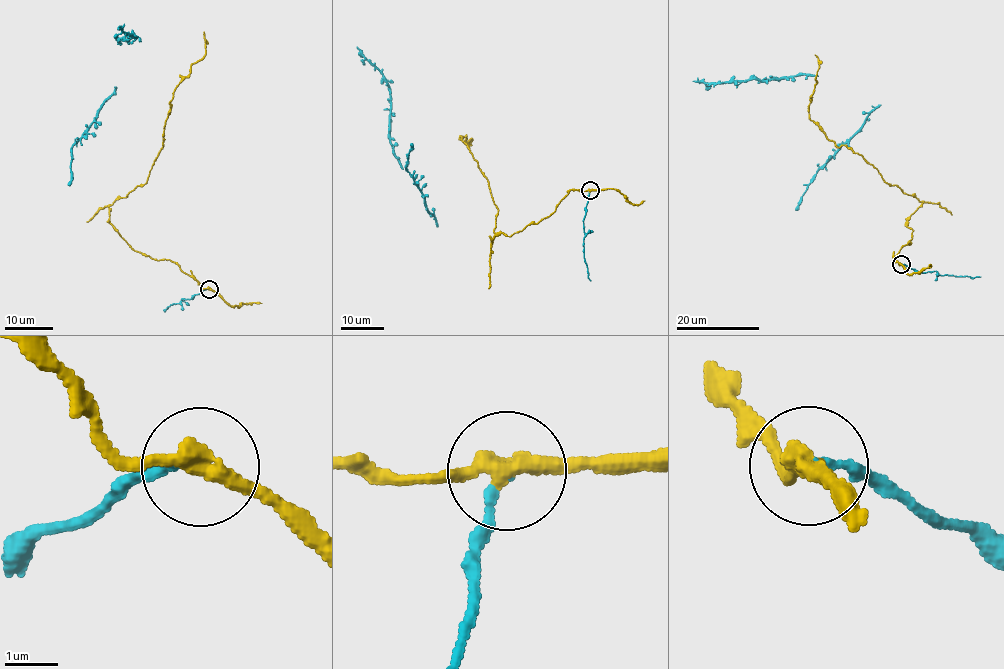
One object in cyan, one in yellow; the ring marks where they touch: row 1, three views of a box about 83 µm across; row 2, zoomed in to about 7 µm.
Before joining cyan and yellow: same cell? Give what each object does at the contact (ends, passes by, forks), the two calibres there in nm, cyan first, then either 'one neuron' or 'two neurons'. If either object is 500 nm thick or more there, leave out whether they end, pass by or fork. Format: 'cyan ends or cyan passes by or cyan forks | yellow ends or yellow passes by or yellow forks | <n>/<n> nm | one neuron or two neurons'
cyan ends | yellow passes by | 150/320 nm | two neurons

